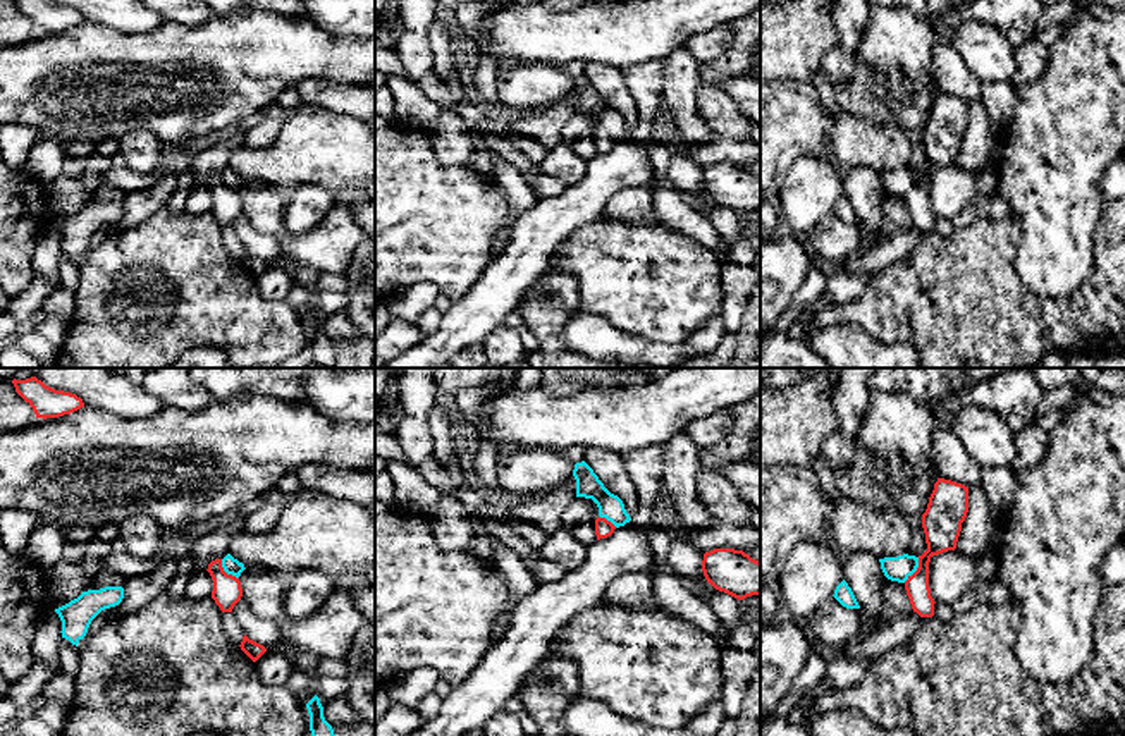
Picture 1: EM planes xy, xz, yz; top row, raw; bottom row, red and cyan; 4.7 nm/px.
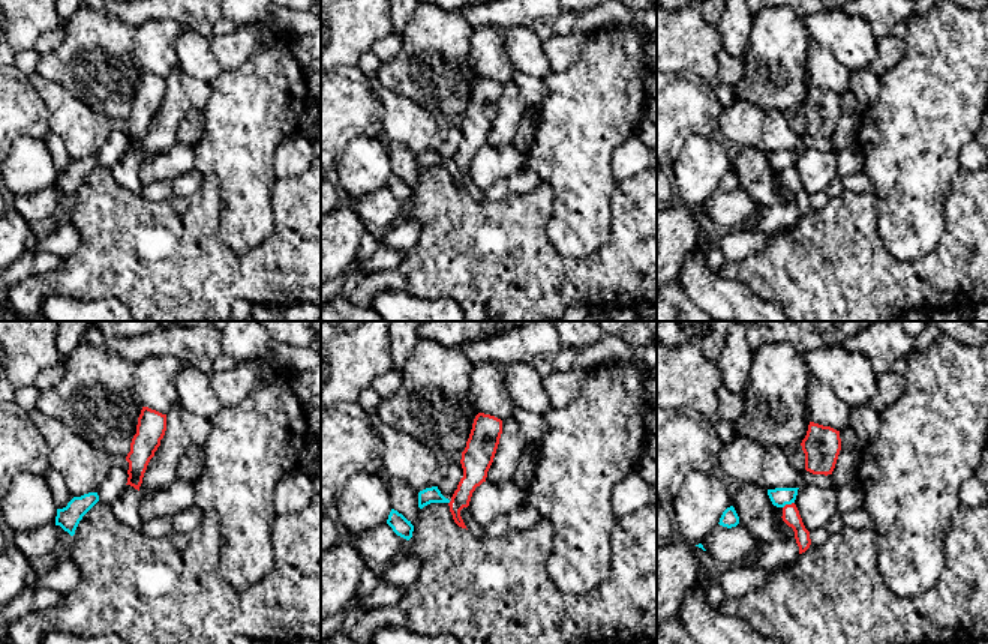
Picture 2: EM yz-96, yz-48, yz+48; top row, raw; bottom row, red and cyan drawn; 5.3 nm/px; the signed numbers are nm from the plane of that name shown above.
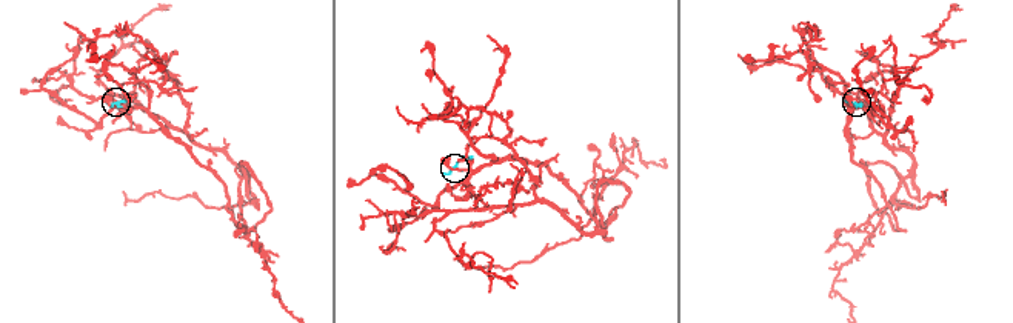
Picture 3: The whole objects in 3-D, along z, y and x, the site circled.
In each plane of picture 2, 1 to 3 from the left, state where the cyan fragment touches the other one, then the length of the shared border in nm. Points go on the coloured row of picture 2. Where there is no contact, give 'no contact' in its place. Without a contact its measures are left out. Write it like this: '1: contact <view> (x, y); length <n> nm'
1: no contact
2: no contact
3: contact yz+48 (787, 505); length 70 nm

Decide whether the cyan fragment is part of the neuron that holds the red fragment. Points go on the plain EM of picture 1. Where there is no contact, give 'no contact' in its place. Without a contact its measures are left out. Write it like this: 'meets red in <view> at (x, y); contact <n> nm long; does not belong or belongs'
meets red in yz at (917, 184); contact 140 nm long; does not belong

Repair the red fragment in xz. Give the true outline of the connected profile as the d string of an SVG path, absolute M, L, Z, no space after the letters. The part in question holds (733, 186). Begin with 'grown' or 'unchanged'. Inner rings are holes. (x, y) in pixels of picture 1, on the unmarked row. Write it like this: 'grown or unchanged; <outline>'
unchanged; M714 163L705 167L702 186L707 198L738 215L760 210L760 177L743 165Z

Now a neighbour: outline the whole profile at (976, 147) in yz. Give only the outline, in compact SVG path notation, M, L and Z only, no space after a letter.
M975 100L968 103L968 127L962 138L956 163L962 169L986 169L991 156L993 141L996 138L991 117L982 103Z

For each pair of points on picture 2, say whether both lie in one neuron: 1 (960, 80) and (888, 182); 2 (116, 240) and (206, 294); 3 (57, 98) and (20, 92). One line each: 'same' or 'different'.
1: same
2: same
3: different

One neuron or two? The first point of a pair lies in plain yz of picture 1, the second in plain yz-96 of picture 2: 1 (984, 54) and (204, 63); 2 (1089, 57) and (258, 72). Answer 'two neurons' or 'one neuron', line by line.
1: one neuron
2: one neuron

